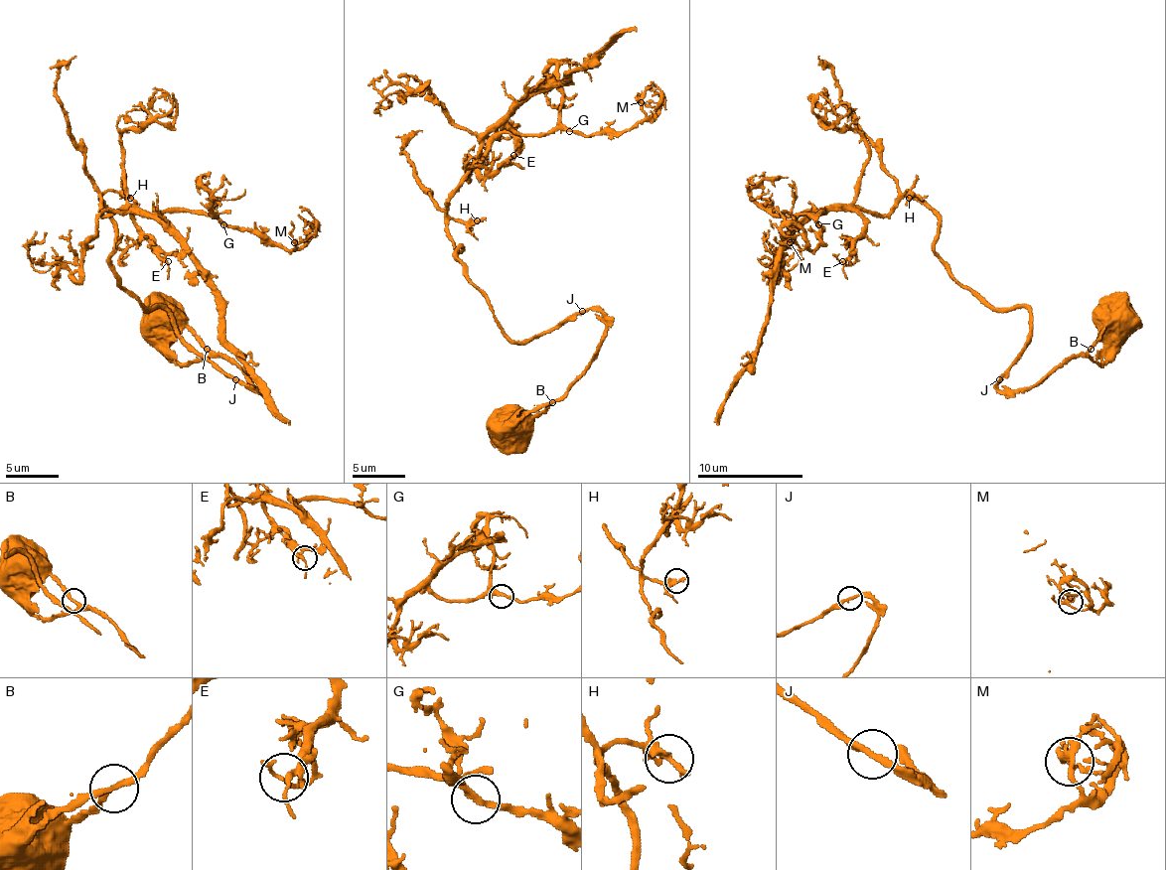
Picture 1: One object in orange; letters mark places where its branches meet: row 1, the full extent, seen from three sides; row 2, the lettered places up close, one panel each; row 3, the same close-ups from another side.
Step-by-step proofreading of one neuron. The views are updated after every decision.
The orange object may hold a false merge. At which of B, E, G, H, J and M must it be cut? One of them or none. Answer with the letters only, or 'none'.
none

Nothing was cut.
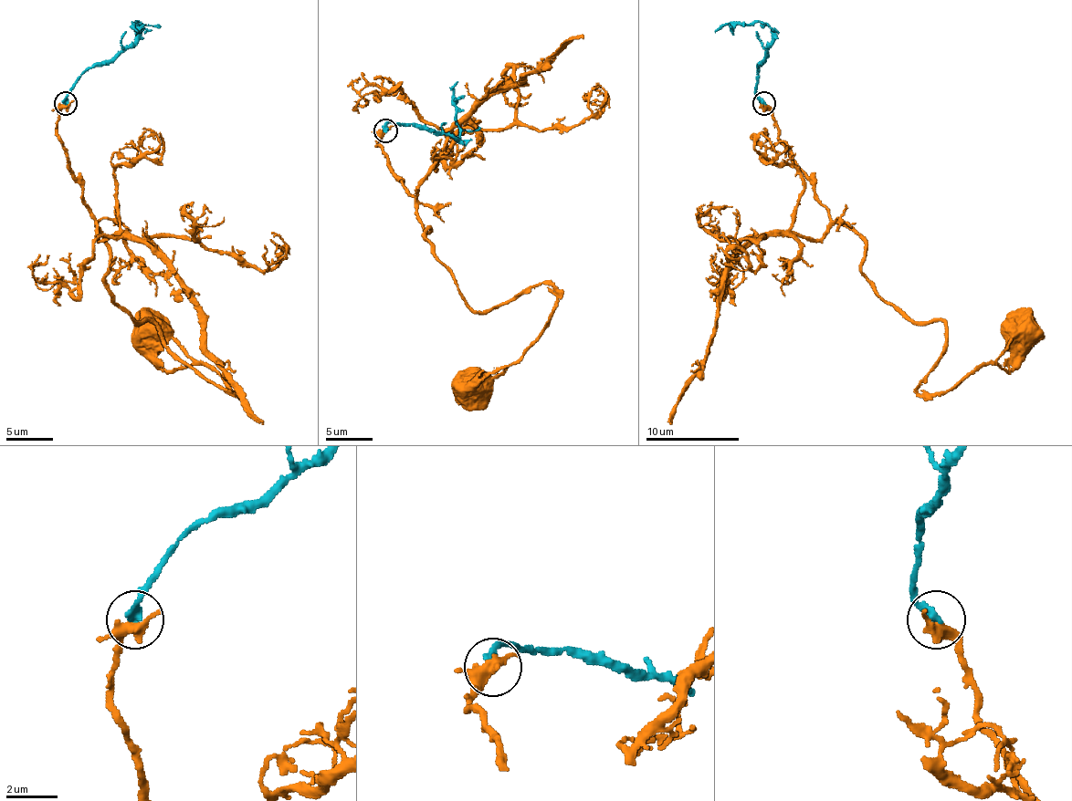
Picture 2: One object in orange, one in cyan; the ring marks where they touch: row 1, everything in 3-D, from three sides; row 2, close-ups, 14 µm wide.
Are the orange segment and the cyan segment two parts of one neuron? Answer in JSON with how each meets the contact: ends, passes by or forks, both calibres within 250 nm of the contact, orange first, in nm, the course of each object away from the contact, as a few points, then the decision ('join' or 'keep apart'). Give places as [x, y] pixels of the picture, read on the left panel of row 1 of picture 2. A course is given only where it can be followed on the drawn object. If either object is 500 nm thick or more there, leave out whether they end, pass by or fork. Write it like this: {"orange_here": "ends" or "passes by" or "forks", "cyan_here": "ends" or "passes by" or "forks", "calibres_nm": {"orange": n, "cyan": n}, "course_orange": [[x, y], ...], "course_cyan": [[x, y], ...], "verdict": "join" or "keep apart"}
{"orange_here": "forks", "cyan_here": "ends", "calibres_nm": {"orange": 320, "cyan": 320}, "course_orange": [[65, 104], [57, 140], [107, 243], [104, 287], [236, 394], [153, 334]], "course_cyan": [[65, 104], [74, 83], [93, 67], [113, 62], [134, 41], [139, 22], [134, 25], [137, 32]], "verdict": "join"}

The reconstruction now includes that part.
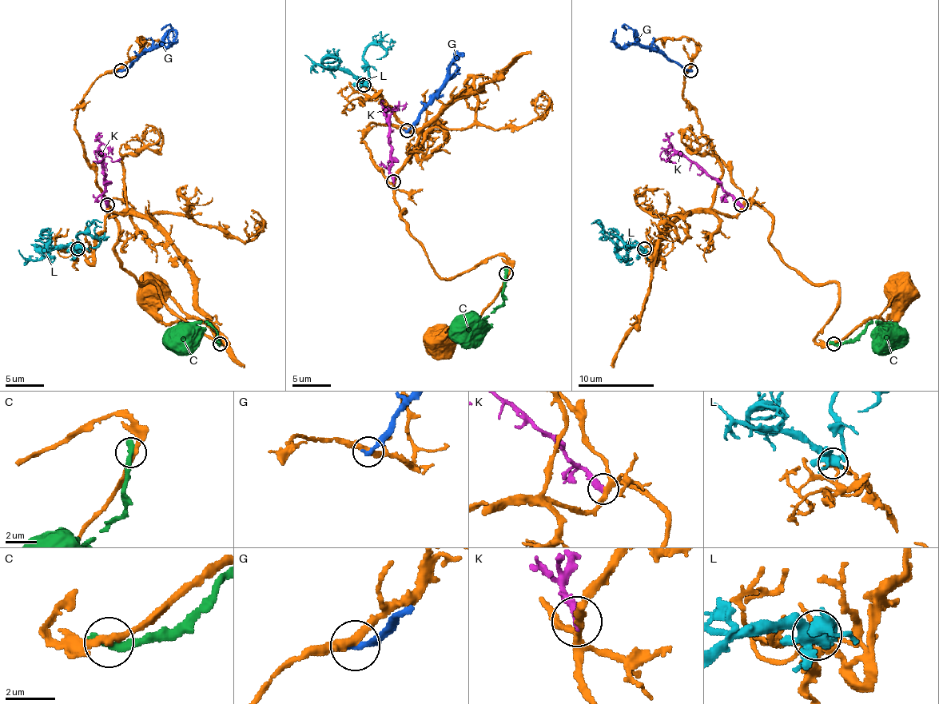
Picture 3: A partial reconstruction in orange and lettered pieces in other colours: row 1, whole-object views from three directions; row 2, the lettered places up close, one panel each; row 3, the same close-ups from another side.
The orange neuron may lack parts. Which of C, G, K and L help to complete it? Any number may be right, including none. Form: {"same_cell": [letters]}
{"same_cell": []}

